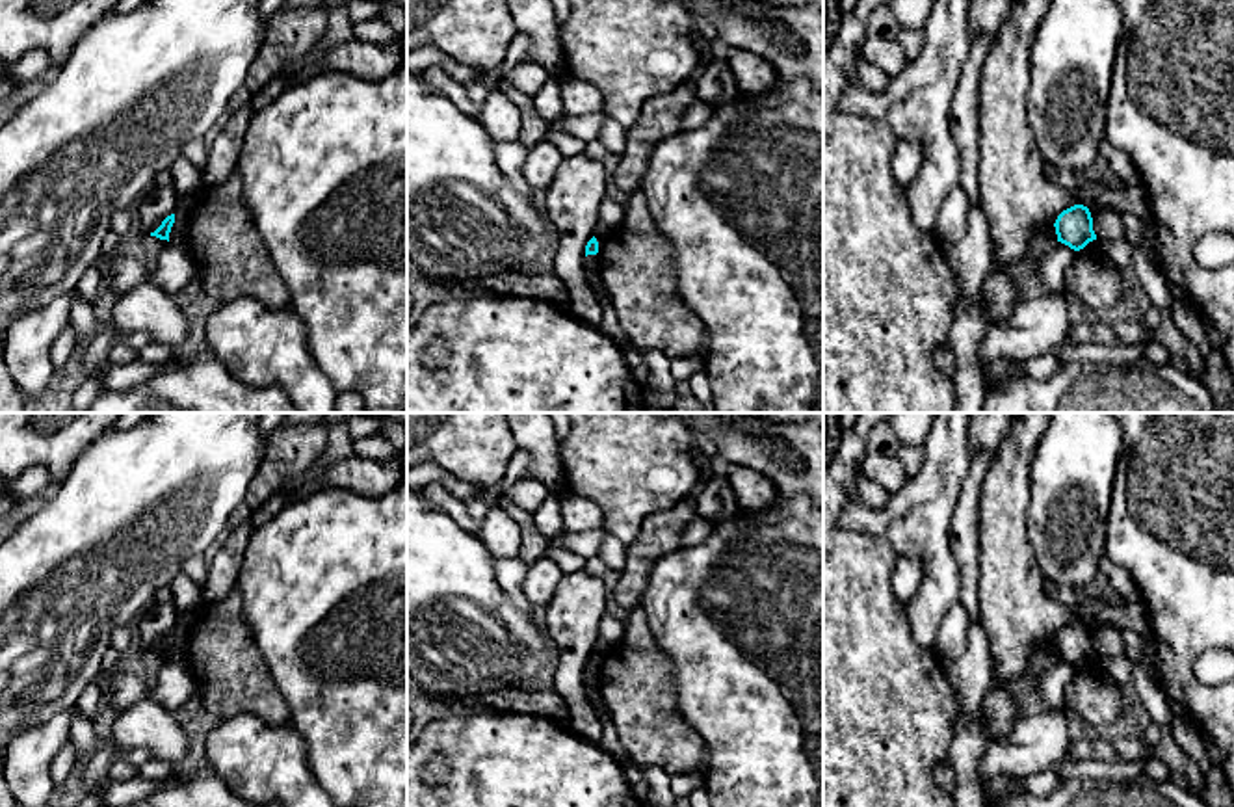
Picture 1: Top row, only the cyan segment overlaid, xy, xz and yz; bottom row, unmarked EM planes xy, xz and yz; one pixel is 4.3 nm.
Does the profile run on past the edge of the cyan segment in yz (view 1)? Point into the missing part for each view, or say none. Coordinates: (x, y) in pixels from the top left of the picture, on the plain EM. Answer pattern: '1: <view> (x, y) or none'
1: none

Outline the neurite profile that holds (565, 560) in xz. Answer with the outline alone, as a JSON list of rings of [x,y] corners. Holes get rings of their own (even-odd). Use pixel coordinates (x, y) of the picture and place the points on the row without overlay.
[[[550,541],[546,556],[563,571],[572,573],[580,571],[585,565],[585,558],[582,558],[576,552],[571,552],[569,549],[556,545]]]

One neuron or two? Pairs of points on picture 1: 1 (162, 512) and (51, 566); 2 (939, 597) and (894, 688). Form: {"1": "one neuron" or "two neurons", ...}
{"1": "one neuron", "2": "two neurons"}

